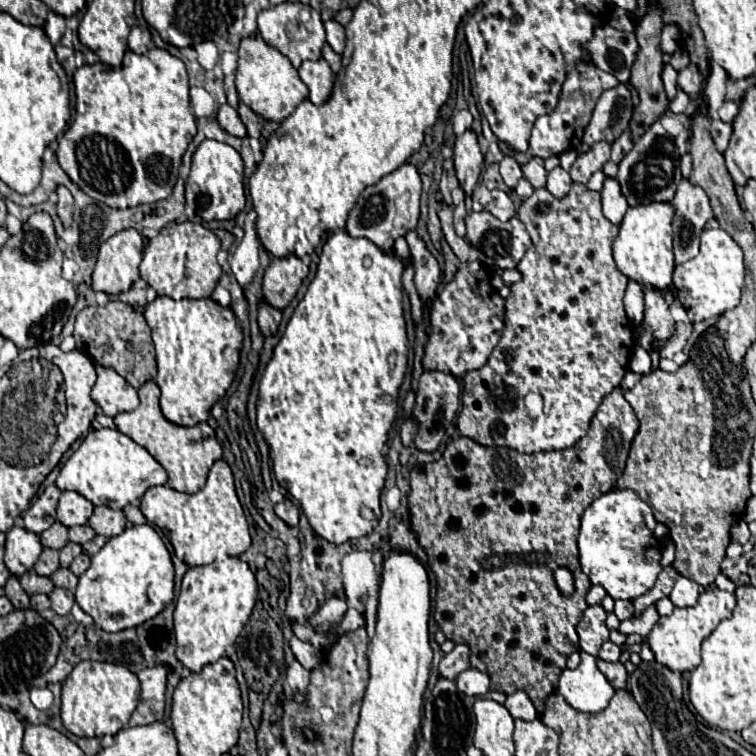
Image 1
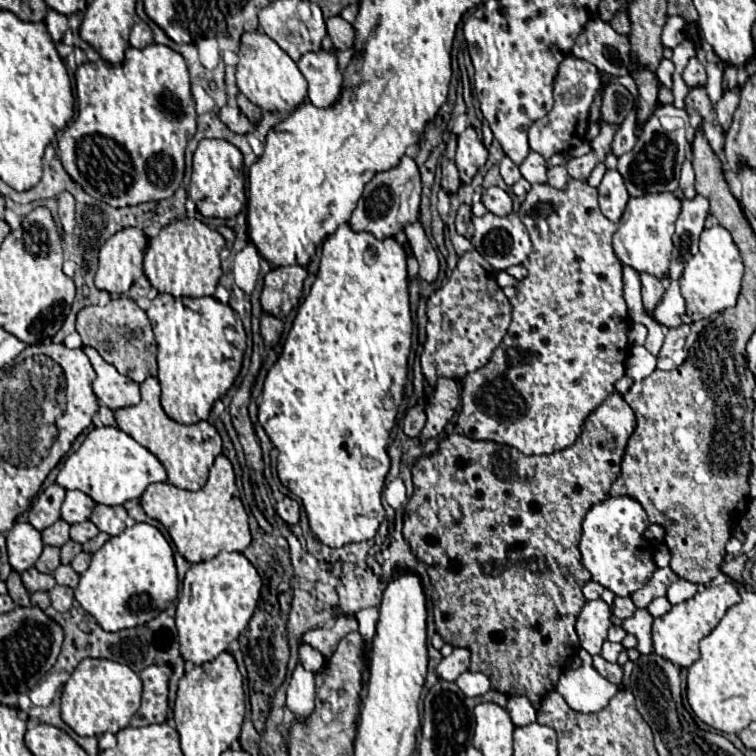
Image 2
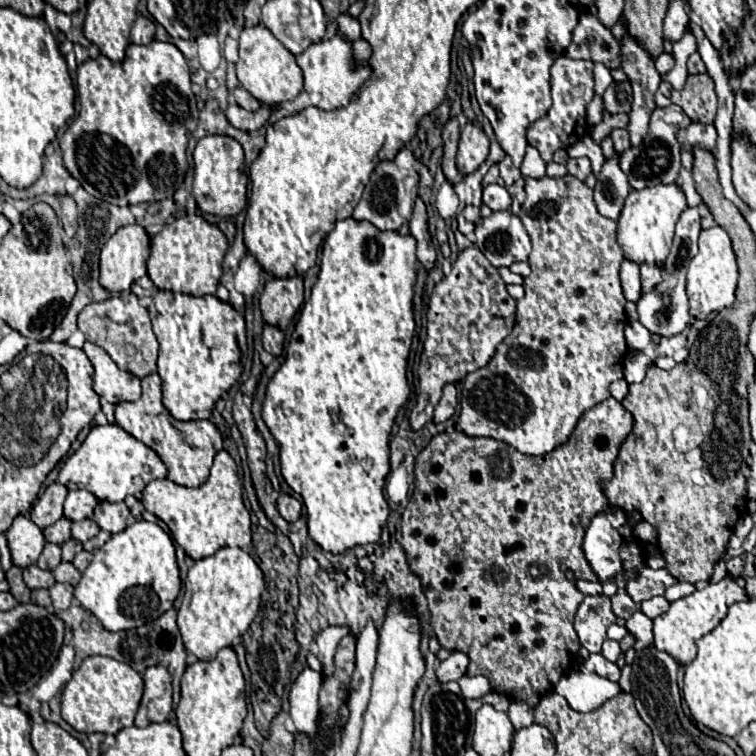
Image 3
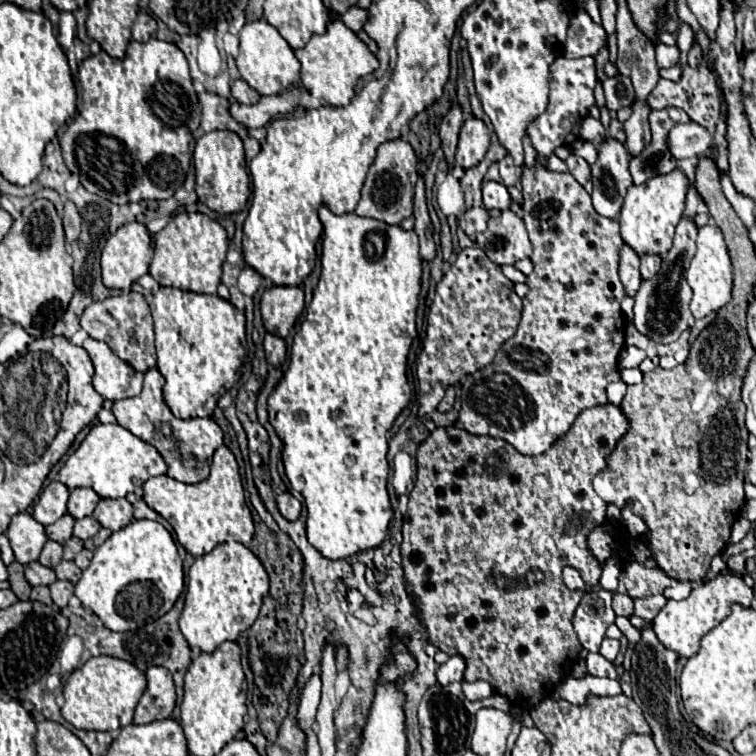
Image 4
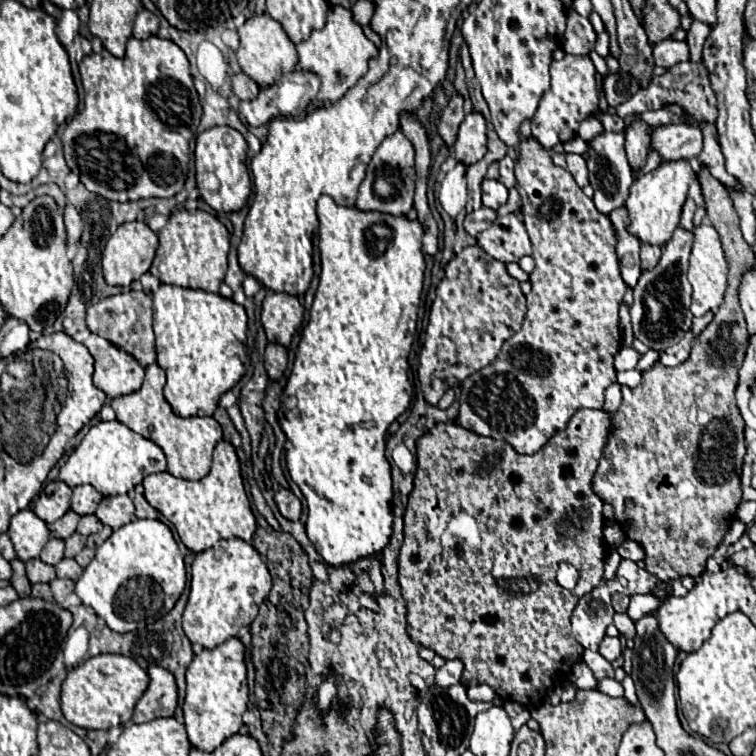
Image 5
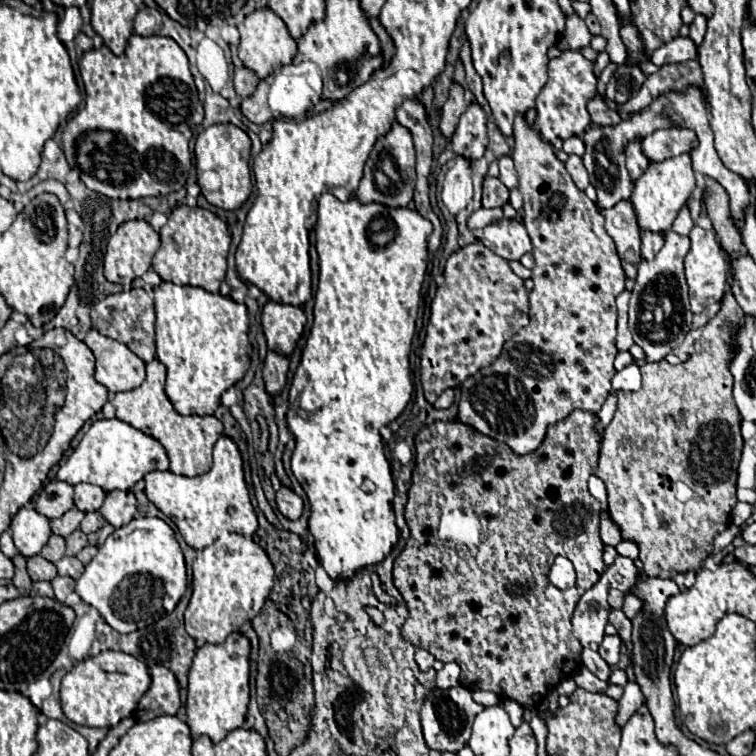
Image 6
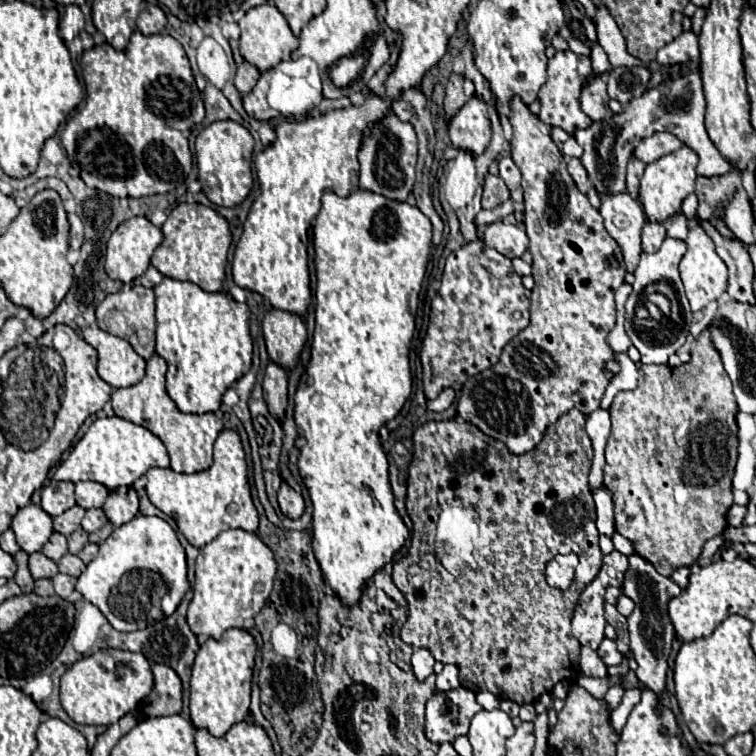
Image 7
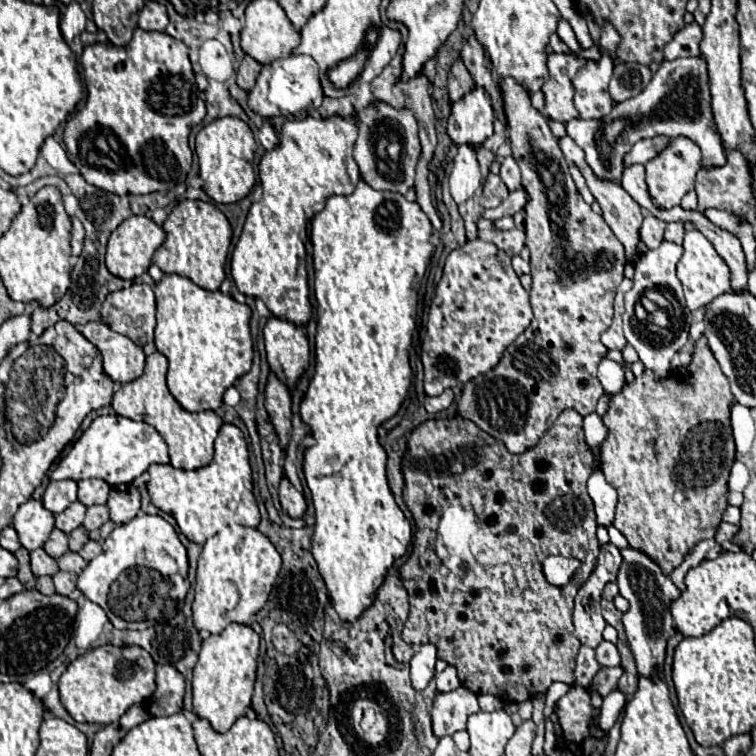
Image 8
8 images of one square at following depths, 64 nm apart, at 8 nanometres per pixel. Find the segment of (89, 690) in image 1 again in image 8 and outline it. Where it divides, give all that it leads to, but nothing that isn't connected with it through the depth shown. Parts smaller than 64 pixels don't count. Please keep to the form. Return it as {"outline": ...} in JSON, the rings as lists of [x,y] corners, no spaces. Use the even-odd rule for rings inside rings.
{"outline":[[[106,644],[88,650],[86,654],[78,656],[60,676],[58,682],[60,700],[76,722],[88,724],[116,722],[130,706],[148,700],[150,694],[156,690],[154,666],[156,664],[150,658],[150,654],[138,646],[116,648]]]}

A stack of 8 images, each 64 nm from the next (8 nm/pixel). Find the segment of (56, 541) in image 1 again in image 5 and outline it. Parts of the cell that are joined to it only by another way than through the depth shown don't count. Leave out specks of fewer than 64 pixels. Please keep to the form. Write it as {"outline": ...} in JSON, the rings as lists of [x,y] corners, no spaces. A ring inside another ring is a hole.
{"outline":[[[66,512],[60,520],[56,520],[56,522],[48,524],[48,530],[50,530],[50,534],[52,534],[54,538],[66,540],[70,534],[74,534],[78,520],[80,520],[80,516],[78,516],[78,514],[74,514],[74,512]]]}

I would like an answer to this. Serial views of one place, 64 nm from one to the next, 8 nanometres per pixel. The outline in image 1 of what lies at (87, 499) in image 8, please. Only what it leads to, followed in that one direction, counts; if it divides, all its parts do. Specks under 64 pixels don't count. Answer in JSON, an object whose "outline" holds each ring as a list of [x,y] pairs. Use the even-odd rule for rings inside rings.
{"outline":[[[62,492],[58,510],[56,510],[56,522],[62,522],[66,528],[82,526],[88,522],[94,506],[78,492]]]}

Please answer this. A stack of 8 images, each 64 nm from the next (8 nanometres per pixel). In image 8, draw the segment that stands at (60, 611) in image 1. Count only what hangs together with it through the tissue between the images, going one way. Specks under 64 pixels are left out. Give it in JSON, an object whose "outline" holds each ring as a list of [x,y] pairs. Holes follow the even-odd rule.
{"outline":[[[56,572],[56,574],[54,574],[54,586],[56,586],[56,592],[62,594],[62,596],[68,596],[68,594],[76,588],[76,580],[78,580],[76,574]]]}

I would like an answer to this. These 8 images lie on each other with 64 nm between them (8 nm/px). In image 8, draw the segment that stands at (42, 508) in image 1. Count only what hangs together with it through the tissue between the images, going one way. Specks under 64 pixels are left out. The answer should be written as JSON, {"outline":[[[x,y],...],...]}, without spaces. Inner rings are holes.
{"outline":[[[52,480],[42,496],[42,504],[52,514],[64,512],[74,500],[76,500],[76,482],[74,480],[60,480],[60,482]]]}

